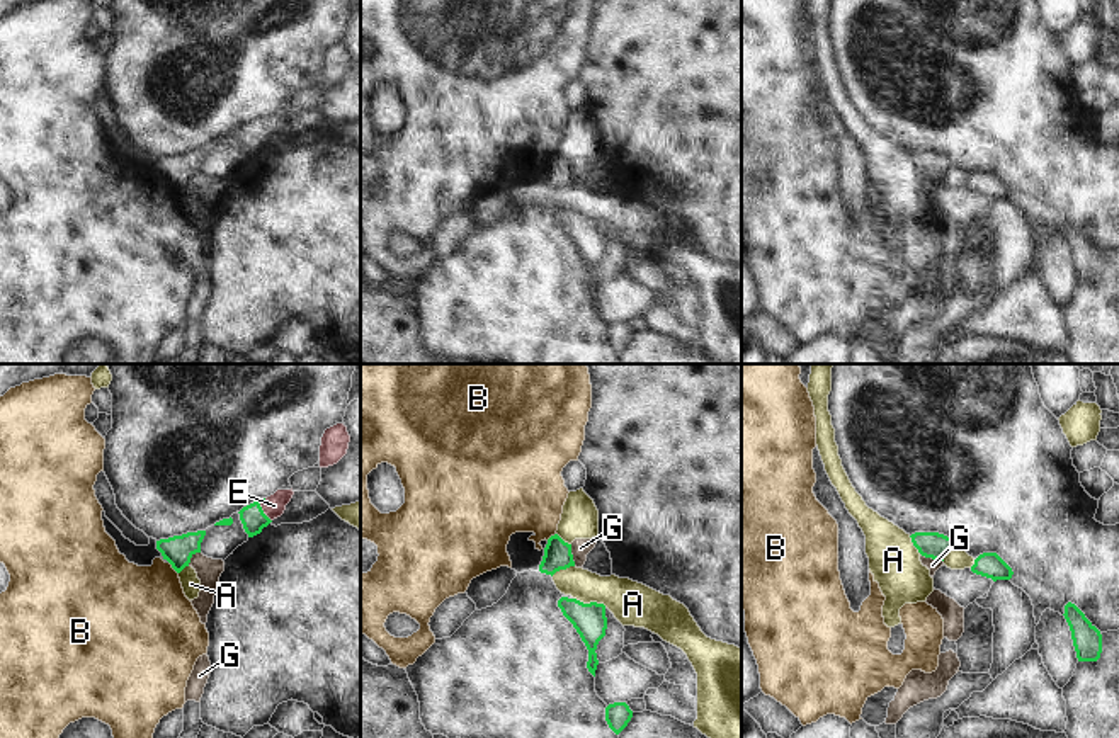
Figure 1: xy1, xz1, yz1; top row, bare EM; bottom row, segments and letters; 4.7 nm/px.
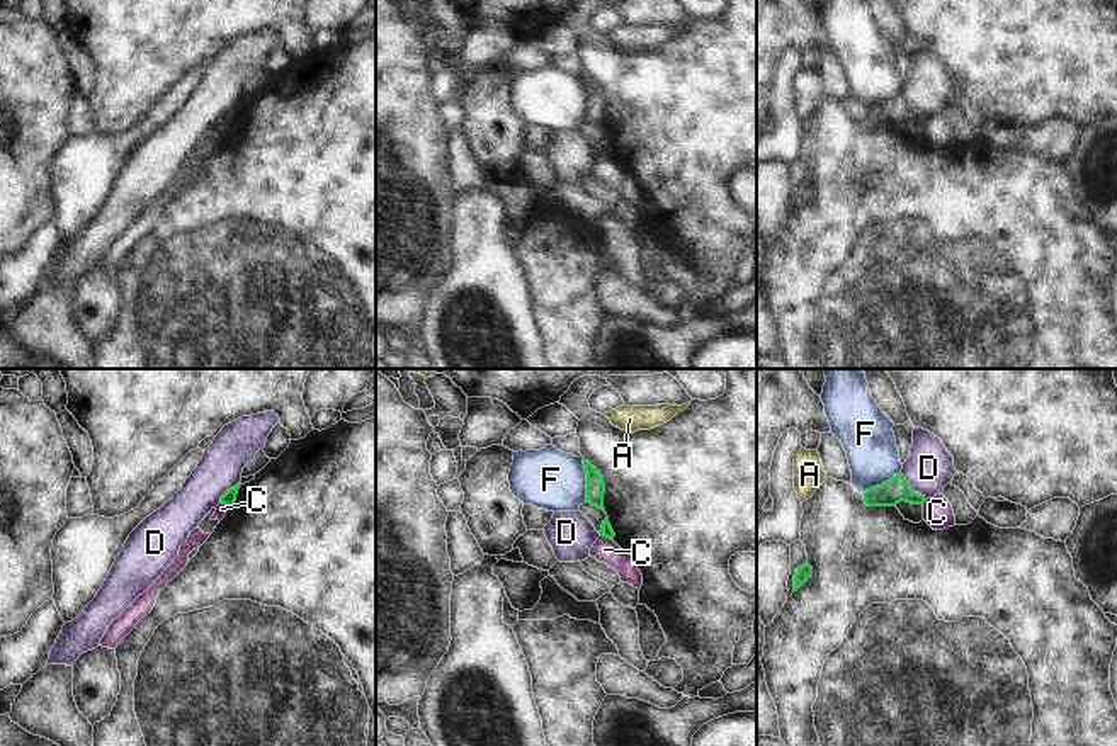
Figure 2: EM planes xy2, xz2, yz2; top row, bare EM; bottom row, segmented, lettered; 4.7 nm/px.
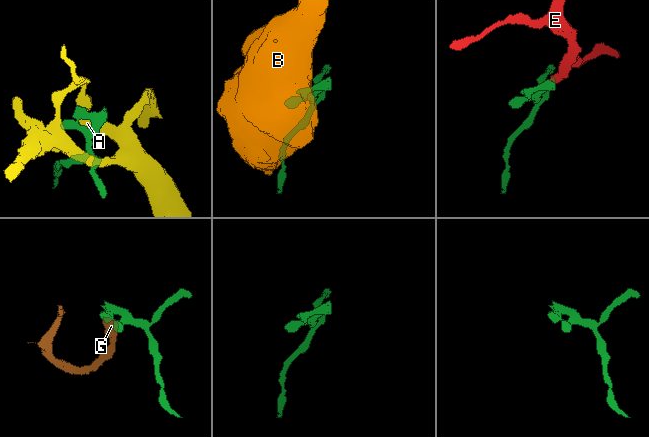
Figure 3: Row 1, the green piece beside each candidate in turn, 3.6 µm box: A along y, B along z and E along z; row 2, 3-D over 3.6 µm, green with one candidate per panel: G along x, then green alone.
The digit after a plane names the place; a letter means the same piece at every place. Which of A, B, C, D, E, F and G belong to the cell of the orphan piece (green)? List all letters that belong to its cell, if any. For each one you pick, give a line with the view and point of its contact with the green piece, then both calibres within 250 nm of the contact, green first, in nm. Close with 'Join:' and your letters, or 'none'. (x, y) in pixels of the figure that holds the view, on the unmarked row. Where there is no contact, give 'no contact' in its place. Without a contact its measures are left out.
E: meets green in xy1 at (262, 130); 120 nm thick on the green side, 110 nm on the other
Join: E

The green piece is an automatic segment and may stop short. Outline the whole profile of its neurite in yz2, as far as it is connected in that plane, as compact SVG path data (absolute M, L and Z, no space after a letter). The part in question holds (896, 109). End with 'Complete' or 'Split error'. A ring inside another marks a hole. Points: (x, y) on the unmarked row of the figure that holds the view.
M901 92L882 105L867 109L864 119L867 126L896 126L901 121L923 126L927 121L923 114L911 110Z. Complete.

